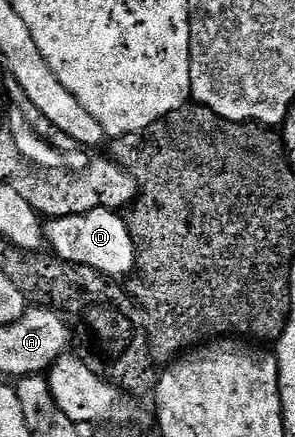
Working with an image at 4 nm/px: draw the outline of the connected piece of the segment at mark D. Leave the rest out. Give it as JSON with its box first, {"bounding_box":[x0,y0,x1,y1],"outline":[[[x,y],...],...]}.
{"bounding_box":[44,208,137,279],"outline":[[[100,208],[83,216],[52,218],[44,226],[44,238],[48,246],[53,247],[54,256],[58,260],[68,261],[69,264],[82,263],[85,267],[96,269],[107,279],[123,279],[136,272],[137,262],[135,239],[131,235],[128,222],[119,217],[118,212]]]}

